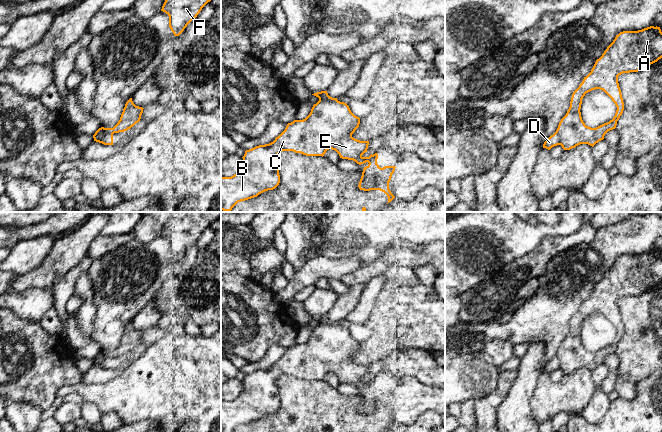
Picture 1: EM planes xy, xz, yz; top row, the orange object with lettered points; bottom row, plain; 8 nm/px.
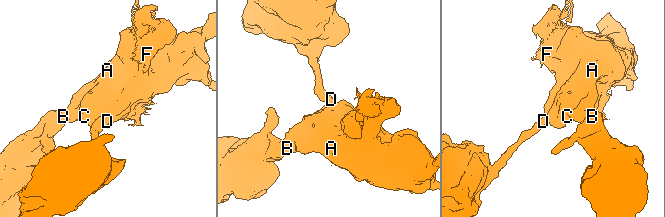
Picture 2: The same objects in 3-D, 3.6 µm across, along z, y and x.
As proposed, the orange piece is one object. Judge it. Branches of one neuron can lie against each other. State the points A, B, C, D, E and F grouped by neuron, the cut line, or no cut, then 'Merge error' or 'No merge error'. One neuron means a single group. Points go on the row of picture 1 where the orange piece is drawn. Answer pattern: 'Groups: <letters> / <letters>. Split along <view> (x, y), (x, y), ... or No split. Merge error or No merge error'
Groups: A B C E F / D. Split along xy (112, 133), (106, 133), (99, 139), (93, 137). Merge error

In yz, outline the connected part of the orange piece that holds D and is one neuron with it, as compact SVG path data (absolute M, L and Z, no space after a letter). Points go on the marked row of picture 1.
M557 132L551 135L543 144L543 148L550 150L552 147L560 144L560 138Z

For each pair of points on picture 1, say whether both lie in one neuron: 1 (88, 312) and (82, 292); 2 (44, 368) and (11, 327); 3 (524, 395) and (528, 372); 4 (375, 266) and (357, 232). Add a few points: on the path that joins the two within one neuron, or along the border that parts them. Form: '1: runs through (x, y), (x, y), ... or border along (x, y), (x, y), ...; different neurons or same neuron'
1: runs through (87, 307), (87, 297); same neuron
2: runs through (36, 356), (29, 339), (23, 335); same neuron
3: runs through (524, 389), (527, 378); same neuron
4: border along (377, 256), (368, 262); different neurons

